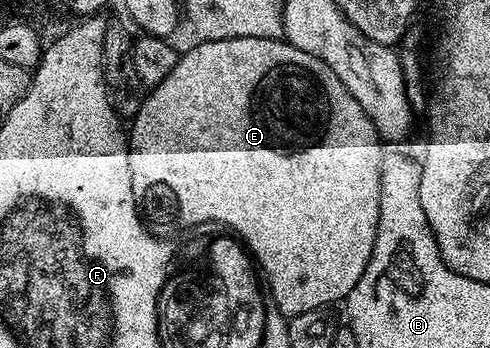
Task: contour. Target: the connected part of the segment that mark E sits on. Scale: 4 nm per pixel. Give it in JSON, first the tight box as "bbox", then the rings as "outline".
{"bbox":[127,38,386,316],"outline":[[[227,38],[226,40],[207,40],[197,41],[197,46],[192,46],[188,51],[181,53],[176,59],[174,68],[170,71],[170,76],[166,76],[166,80],[162,80],[162,84],[151,87],[145,93],[144,102],[138,108],[136,117],[131,119],[130,126],[132,131],[127,131],[128,140],[128,159],[130,160],[130,180],[132,181],[132,190],[143,191],[152,182],[168,182],[174,191],[174,207],[175,213],[180,213],[179,221],[185,222],[185,227],[200,225],[203,222],[216,222],[221,228],[227,228],[229,231],[235,226],[244,226],[244,230],[252,230],[252,228],[262,228],[262,250],[266,250],[266,268],[262,271],[263,277],[268,277],[268,290],[272,293],[271,305],[279,310],[285,316],[293,314],[301,314],[302,312],[310,312],[311,310],[322,310],[331,307],[331,302],[343,303],[347,299],[348,293],[355,288],[358,280],[362,276],[362,272],[366,272],[366,264],[370,264],[370,256],[374,252],[374,240],[378,232],[378,216],[380,215],[380,181],[382,180],[382,168],[386,161],[386,155],[380,151],[382,147],[382,139],[376,133],[374,124],[366,116],[366,112],[362,112],[362,108],[358,104],[358,100],[354,100],[354,96],[350,96],[350,92],[342,84],[342,80],[338,80],[338,76],[334,76],[334,72],[330,72],[330,68],[326,68],[326,64],[322,64],[322,60],[318,60],[314,56],[310,56],[310,52],[302,52],[302,48],[294,48],[287,40],[280,38]]]}

